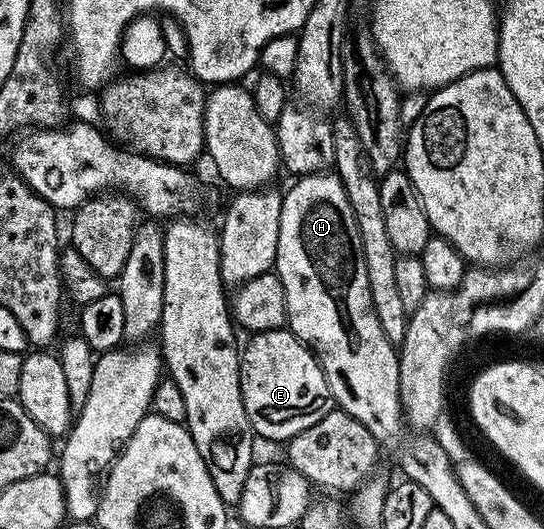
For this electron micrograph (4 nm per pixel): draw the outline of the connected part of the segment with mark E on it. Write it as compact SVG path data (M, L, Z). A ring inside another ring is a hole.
M283 327L280 329L269 329L263 333L255 333L249 339L251 341L247 343L246 350L245 347L241 350L241 361L239 363L239 383L242 388L243 405L246 408L247 417L253 425L253 432L257 434L259 438L262 436L267 437L270 441L285 443L300 431L312 427L312 423L320 423L320 419L331 408L332 398L330 395L330 388L328 387L328 379L324 379L324 371L320 367L318 360L314 358L314 354L311 353L310 350L290 332L289 328Z

